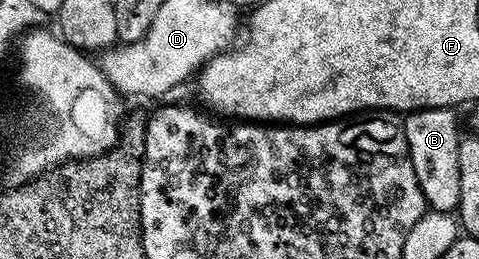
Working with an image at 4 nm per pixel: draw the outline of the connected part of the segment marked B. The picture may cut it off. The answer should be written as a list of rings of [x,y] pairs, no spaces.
[[[426,107],[423,111],[410,112],[402,120],[413,173],[417,173],[421,193],[427,198],[428,208],[432,211],[454,212],[461,197],[461,169],[457,165],[461,132],[455,114],[449,107]]]

